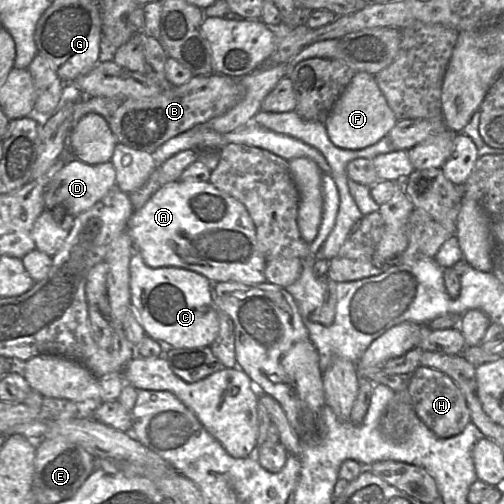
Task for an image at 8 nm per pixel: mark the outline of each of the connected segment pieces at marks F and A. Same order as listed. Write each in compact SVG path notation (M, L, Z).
M355 72L324 121L331 142L347 150L363 149L386 137L397 123L374 75Z
M174 181L160 186L151 198L139 210L133 212L127 223L127 233L130 235L134 250L142 256L145 264L151 268L177 267L203 275L211 282L237 282L246 285L256 285L266 282L266 259L258 247L255 225L245 206L232 196L218 190L208 182L179 182Z

